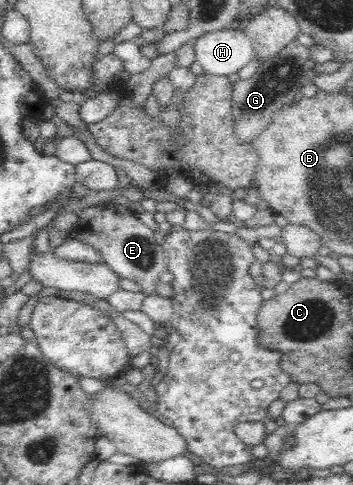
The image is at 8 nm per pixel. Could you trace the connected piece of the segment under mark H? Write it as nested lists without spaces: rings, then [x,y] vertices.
[[[242,26],[209,32],[194,44],[195,60],[203,72],[214,76],[238,73],[255,57]]]

